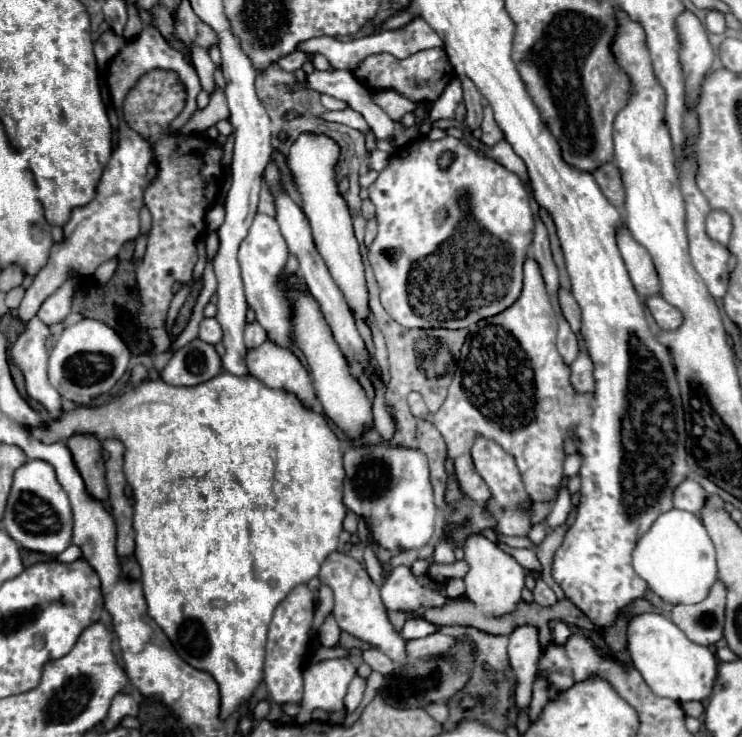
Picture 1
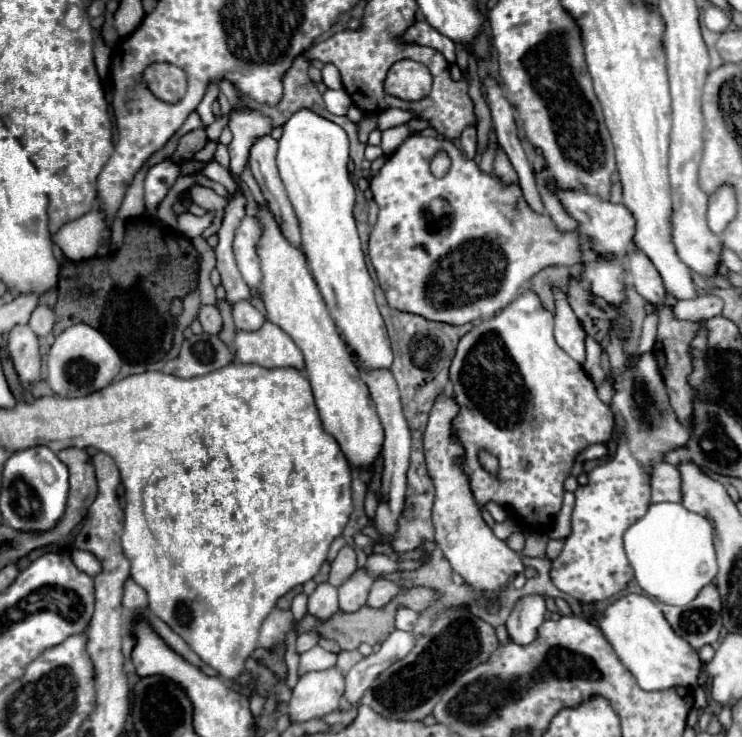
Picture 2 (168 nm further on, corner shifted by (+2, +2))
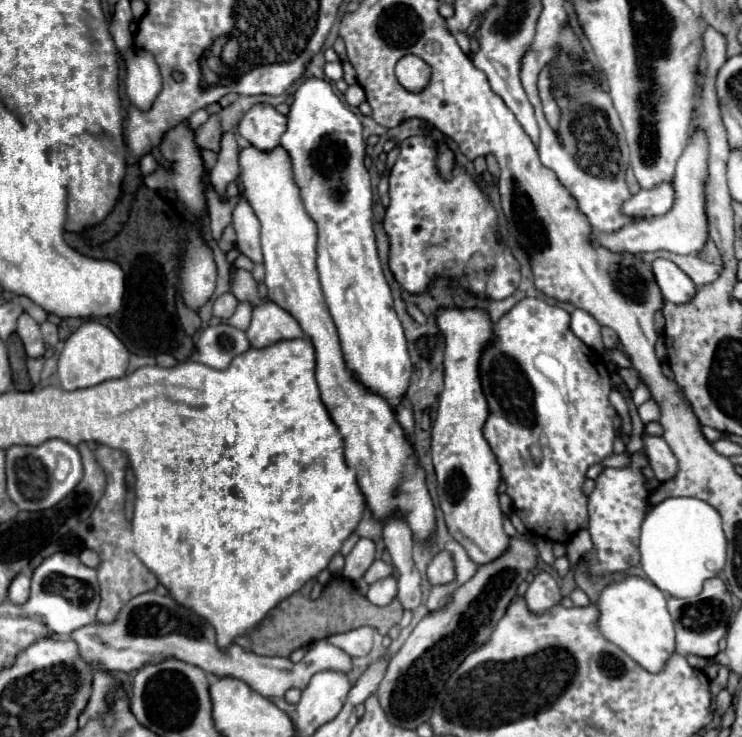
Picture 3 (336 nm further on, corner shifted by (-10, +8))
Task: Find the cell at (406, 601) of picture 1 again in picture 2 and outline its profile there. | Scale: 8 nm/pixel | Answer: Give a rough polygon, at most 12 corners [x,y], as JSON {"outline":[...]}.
{"outline":[[380,577],[368,593],[366,605],[384,607],[398,595],[400,585]]}

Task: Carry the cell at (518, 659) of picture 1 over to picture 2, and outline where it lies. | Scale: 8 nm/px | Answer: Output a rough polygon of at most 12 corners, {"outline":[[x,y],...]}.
{"outline":[[542,595],[520,597],[506,621],[510,637],[532,643],[546,615]]}

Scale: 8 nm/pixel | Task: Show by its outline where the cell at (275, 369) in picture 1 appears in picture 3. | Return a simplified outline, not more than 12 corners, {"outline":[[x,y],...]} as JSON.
{"outline":[[272,301],[252,311],[250,347],[306,337],[296,319]]}

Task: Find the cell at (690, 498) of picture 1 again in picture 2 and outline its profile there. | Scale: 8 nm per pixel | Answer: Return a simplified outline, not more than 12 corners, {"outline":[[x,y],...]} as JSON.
{"outline":[[654,463],[652,503],[680,501],[680,473],[674,465]]}

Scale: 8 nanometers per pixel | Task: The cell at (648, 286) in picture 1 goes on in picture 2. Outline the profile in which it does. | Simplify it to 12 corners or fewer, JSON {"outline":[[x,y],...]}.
{"outline":[[640,251],[628,253],[636,291],[650,303],[666,299],[664,283]]}

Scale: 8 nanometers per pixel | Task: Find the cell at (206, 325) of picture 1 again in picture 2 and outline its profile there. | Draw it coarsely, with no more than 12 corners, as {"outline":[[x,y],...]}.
{"outline":[[202,305],[198,319],[212,335],[222,329],[222,315],[214,305]]}

